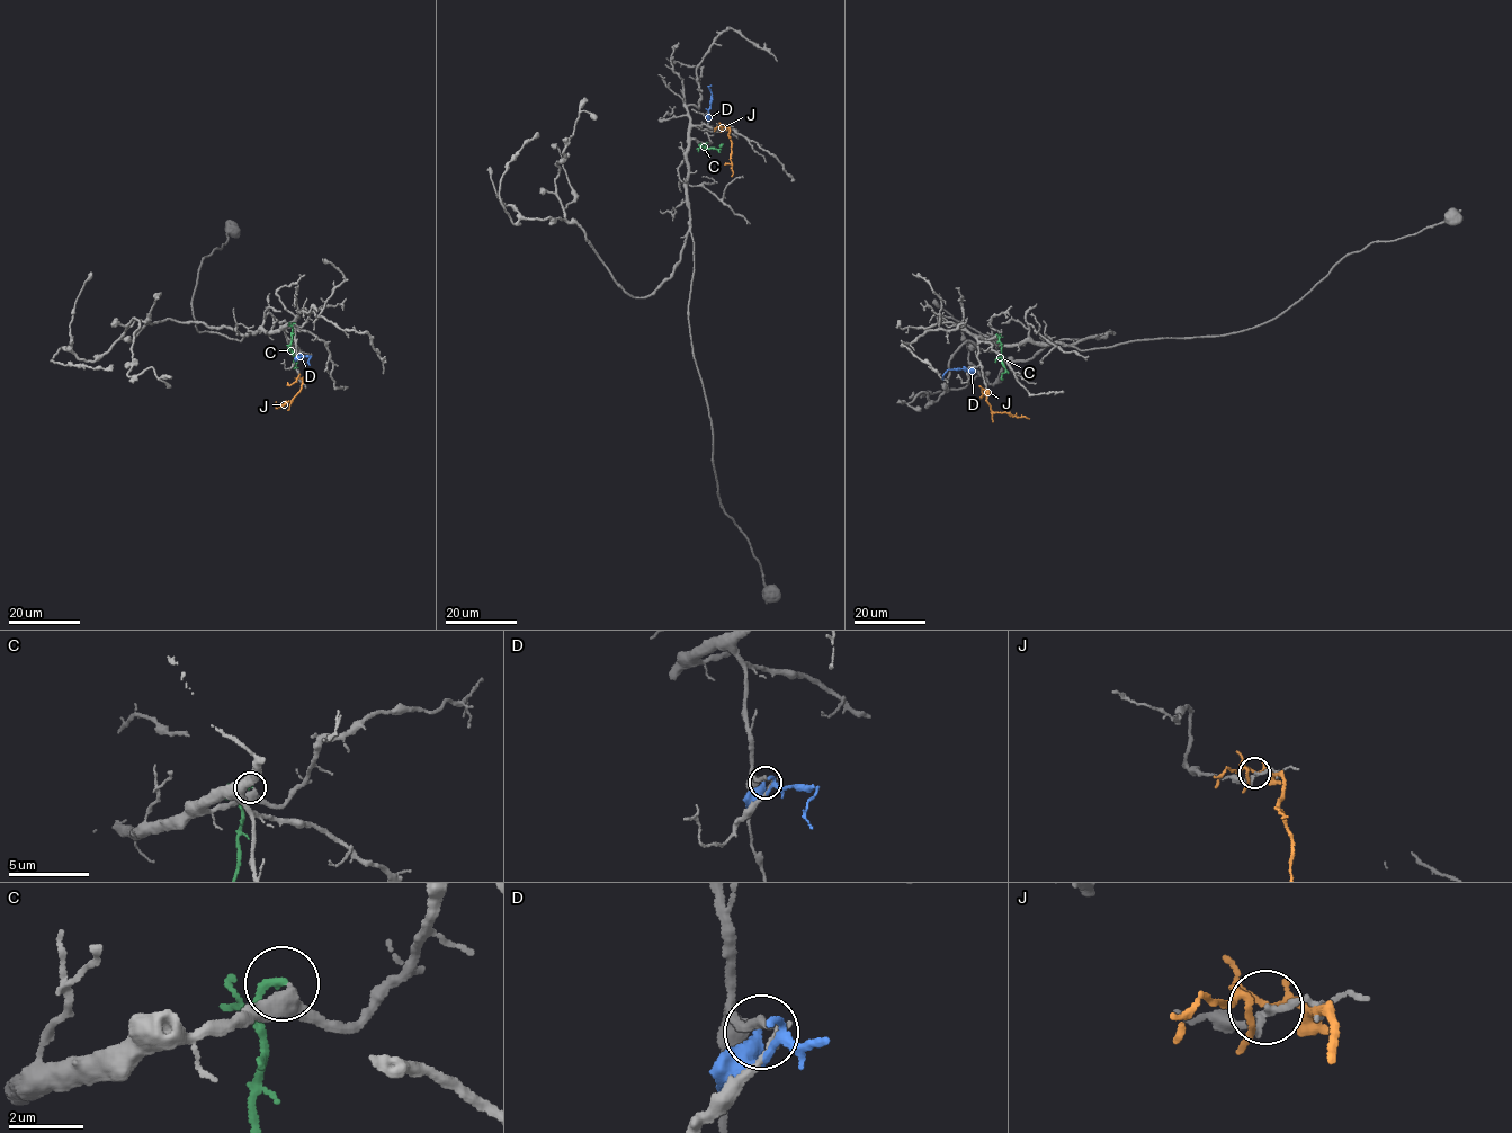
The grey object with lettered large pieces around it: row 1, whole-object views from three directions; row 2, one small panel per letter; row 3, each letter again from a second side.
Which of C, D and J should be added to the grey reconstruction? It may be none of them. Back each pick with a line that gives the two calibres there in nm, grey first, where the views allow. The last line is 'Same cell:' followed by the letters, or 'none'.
C: 320/190 nm
Same cell: C

